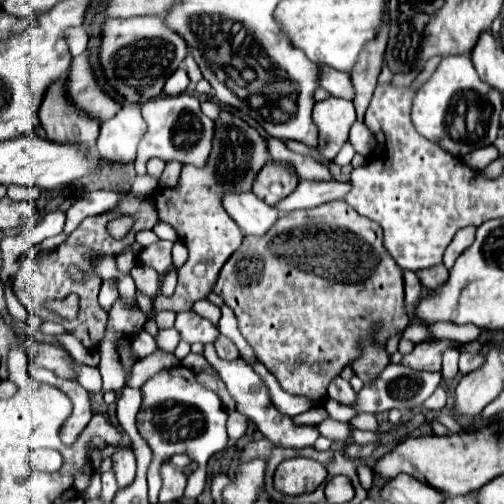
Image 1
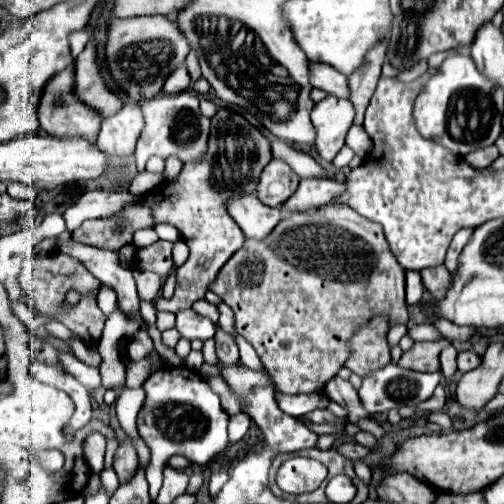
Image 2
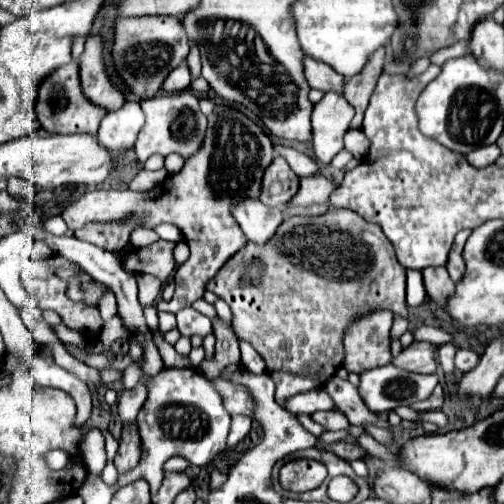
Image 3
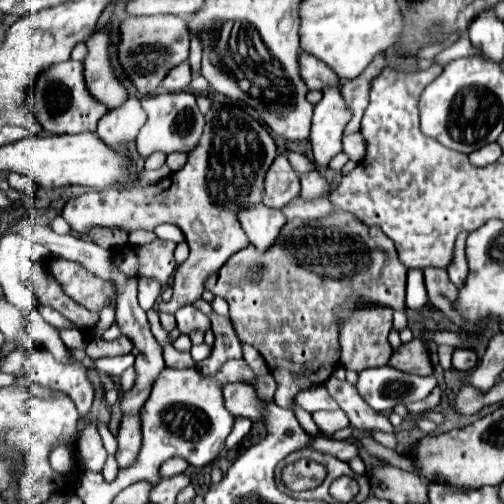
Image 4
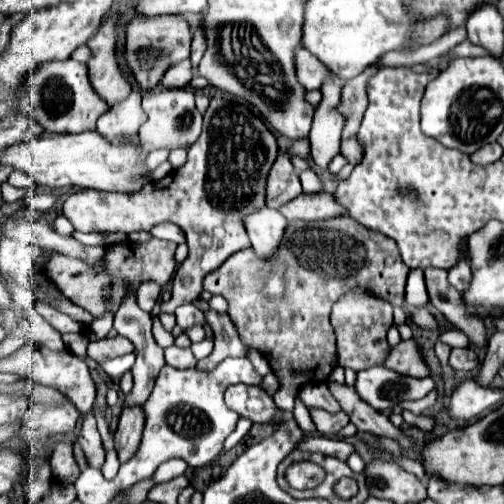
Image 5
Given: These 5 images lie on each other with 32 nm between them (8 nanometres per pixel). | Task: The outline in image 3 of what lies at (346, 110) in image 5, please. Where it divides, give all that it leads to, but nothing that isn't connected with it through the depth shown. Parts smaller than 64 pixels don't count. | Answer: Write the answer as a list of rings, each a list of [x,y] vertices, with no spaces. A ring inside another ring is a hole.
[[[384,48],[376,50],[376,52],[370,56],[368,64],[364,66],[364,70],[362,70],[360,74],[356,74],[354,78],[348,78],[348,80],[346,80],[346,84],[344,84],[344,98],[346,98],[348,104],[352,104],[352,108],[356,110],[356,116],[352,118],[348,130],[360,128],[364,110],[366,110],[366,106],[368,106],[368,100],[370,100],[370,94],[372,94],[372,90],[374,90],[374,84],[376,84],[378,76],[382,74],[382,68],[384,68]]]

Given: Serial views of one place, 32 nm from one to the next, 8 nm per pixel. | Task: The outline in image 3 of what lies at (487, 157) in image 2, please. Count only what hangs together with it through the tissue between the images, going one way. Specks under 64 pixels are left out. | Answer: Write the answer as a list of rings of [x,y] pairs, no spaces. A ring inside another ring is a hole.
[[[496,144],[492,146],[484,146],[484,148],[478,148],[476,152],[470,152],[466,158],[472,166],[476,168],[484,168],[484,166],[490,166],[496,162],[496,158],[500,156],[500,148]]]

